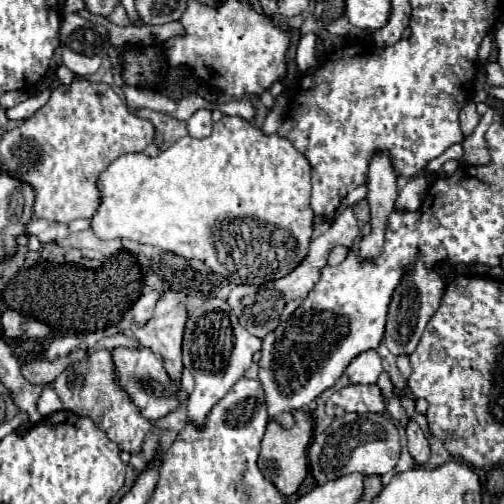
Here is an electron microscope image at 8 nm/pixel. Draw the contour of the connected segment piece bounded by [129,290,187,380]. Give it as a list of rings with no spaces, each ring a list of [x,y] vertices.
[[[167,290],[159,298],[157,308],[155,308],[155,316],[147,324],[143,324],[143,326],[131,324],[129,326],[131,334],[139,340],[139,344],[153,350],[153,354],[163,360],[165,370],[169,372],[169,376],[175,378],[175,380],[181,378],[181,370],[183,370],[183,364],[181,364],[181,340],[183,340],[183,328],[185,328],[185,320],[187,320],[187,308],[185,308],[187,304],[185,304],[185,300],[187,298],[183,294]]]

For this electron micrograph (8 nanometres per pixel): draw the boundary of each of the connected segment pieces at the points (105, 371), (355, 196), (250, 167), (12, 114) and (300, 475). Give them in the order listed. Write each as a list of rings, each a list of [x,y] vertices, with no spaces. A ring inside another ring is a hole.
[[[97,350],[83,362],[67,368],[55,382],[53,390],[63,402],[65,410],[71,410],[79,416],[87,416],[107,432],[107,436],[129,454],[141,452],[143,440],[153,430],[153,420],[145,420],[139,408],[129,400],[127,392],[123,390],[121,382],[117,380],[117,366],[113,364],[113,354],[109,350]]]
[[[363,184],[363,186],[359,186],[359,188],[355,188],[351,194],[347,194],[347,198],[343,200],[343,204],[341,204],[341,208],[339,208],[339,212],[343,210],[343,208],[347,208],[349,204],[355,204],[355,202],[361,202],[361,200],[365,200],[367,198],[367,184]]]
[[[223,116],[209,138],[195,140],[185,136],[155,158],[143,152],[119,156],[97,176],[97,188],[101,196],[99,210],[89,222],[101,240],[135,240],[139,244],[159,246],[183,258],[203,260],[213,272],[235,278],[239,284],[277,280],[289,274],[307,256],[313,232],[313,212],[309,208],[311,166],[287,138],[277,134],[263,136],[259,128],[253,128],[247,120],[237,116]]]
[[[43,90],[39,96],[31,96],[31,98],[27,98],[25,102],[9,108],[9,110],[7,110],[7,118],[9,118],[9,120],[27,120],[29,116],[33,116],[39,108],[43,108],[43,106],[47,104],[49,94],[51,94],[51,90]]]
[[[305,410],[295,412],[295,426],[291,430],[281,428],[277,422],[267,424],[267,432],[265,432],[263,442],[261,442],[261,454],[259,454],[257,464],[259,464],[259,468],[263,472],[263,476],[269,482],[273,482],[273,486],[285,498],[289,498],[291,494],[297,492],[297,488],[303,484],[303,480],[305,480],[305,476],[309,472],[307,452],[309,452],[311,438],[313,438],[313,418]]]

